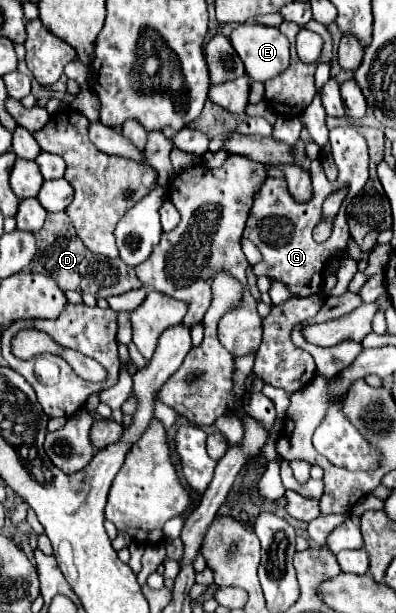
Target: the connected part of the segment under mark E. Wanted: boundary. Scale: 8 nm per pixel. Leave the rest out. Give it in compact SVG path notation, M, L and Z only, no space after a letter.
M245 22L231 34L233 48L253 80L267 82L289 68L289 42L277 28Z

